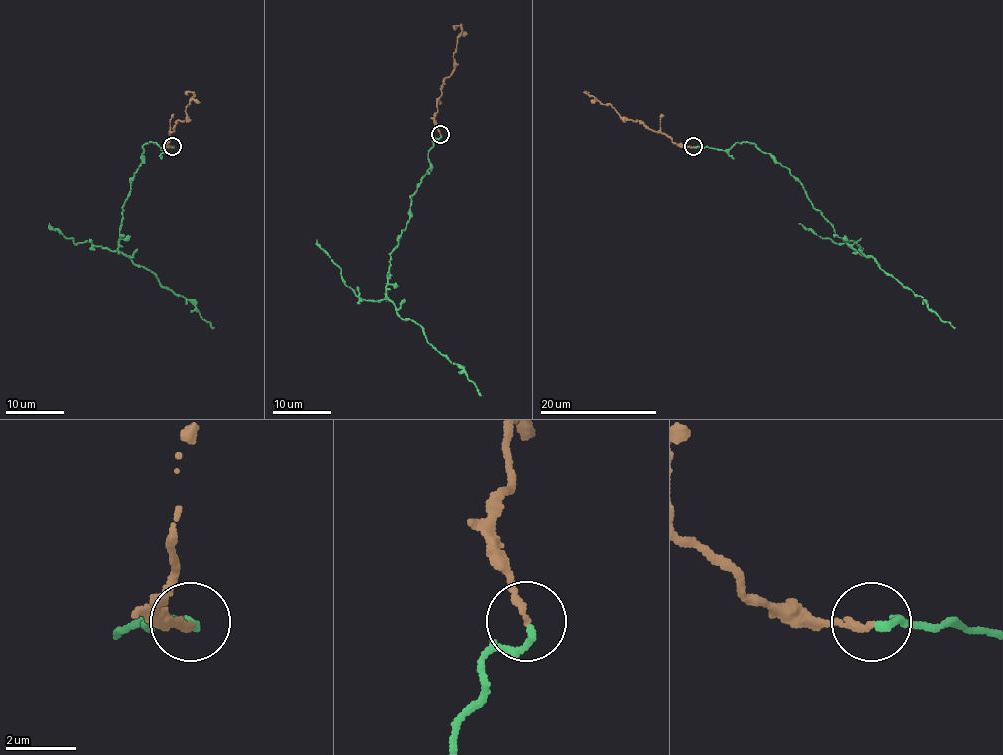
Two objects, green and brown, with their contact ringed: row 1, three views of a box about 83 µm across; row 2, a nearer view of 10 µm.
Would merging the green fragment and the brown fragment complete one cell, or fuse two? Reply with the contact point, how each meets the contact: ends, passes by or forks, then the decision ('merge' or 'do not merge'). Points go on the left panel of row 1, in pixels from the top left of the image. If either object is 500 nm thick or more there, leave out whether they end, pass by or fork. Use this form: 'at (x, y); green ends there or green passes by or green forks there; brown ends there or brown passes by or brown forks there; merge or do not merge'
at (172, 146); green ends there; brown ends there; merge

